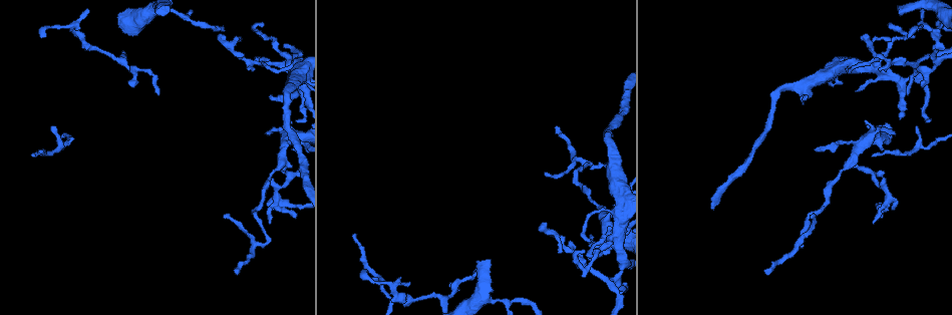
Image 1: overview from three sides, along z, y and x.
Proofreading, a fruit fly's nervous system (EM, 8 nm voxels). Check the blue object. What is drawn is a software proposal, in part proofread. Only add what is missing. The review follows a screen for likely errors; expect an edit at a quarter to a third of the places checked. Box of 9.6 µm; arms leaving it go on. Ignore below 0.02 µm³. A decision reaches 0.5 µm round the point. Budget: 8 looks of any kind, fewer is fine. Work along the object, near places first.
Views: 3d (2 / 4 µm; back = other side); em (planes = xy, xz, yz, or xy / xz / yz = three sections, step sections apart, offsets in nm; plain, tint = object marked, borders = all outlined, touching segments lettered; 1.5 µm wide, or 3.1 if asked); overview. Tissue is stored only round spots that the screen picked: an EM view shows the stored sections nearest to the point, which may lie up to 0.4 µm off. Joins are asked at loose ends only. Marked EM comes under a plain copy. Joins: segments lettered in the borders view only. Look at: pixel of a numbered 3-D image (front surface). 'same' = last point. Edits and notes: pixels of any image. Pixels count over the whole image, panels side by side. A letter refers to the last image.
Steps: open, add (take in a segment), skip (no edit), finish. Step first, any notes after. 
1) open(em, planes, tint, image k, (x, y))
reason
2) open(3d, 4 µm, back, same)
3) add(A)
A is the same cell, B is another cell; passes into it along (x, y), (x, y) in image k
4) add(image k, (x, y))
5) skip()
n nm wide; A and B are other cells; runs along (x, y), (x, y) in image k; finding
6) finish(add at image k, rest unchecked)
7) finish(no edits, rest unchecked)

open(3d, 2 µm, image 1, (298, 122))
free end

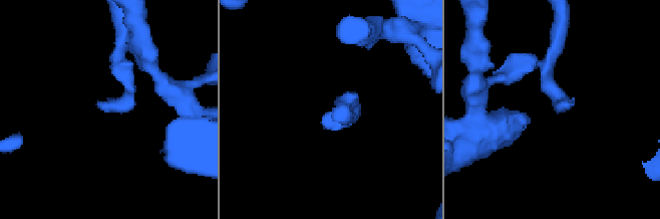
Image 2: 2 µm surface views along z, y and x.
open(em, xz, step 4, borders, image 2, (568, 106))
now the EM

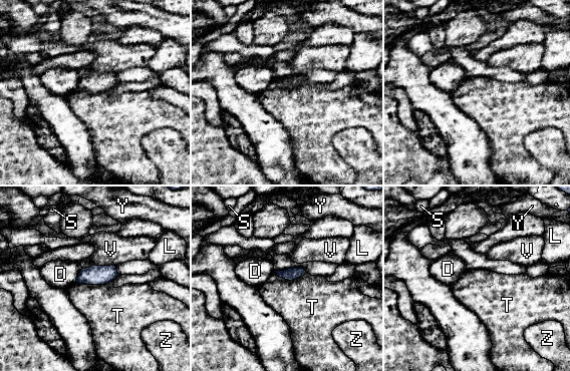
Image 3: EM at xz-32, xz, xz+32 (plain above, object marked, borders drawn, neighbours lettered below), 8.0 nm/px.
skip()
T touches over 320 nm; D, L, S, T, V, Y and Z are other cells; border along (114, 278), (102, 284), (75, 282) in image 3; none of them fits

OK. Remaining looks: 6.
open(3d, 2 µm, back, image 1, (223, 217))
an open end

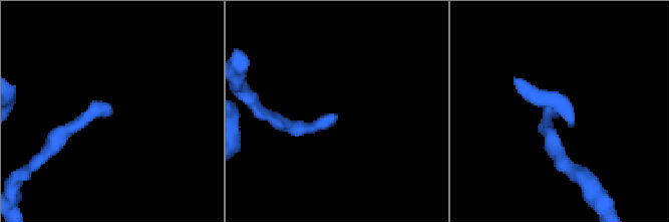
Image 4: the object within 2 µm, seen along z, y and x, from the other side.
open(em, xy, step 8, borders, image 4, (334, 114))
need the tissue

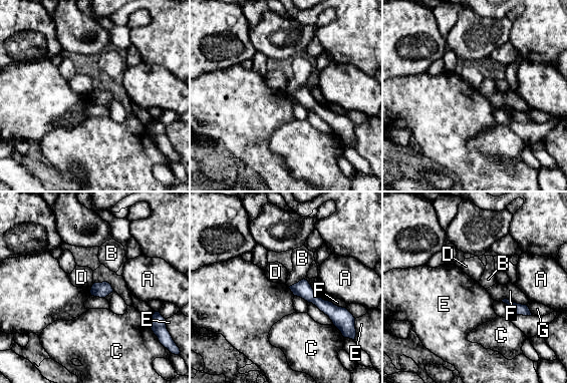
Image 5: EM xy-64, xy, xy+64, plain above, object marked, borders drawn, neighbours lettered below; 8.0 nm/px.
open(em, planes, borders, same)
another direction

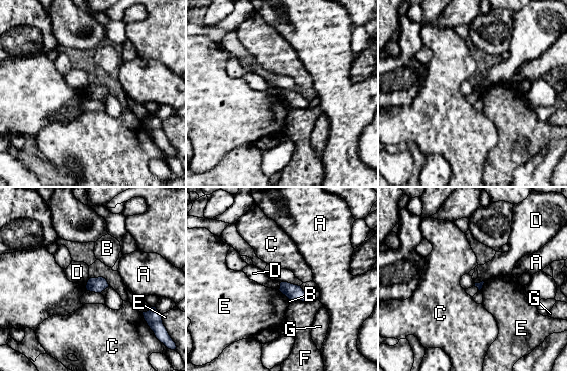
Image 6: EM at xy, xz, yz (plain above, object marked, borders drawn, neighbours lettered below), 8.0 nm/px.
skip()
A, B, C, D, E, F and G are other cells; border along (89, 279), (85, 286) in image 6; no lettered segment goes on from it

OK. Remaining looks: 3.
open(3d, 2 µm, image 1, (558, 126))
tapers out

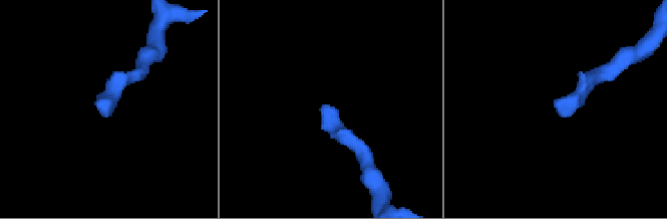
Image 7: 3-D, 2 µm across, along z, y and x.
open(em, planes, borders, image 7, (334, 109))
now the EM

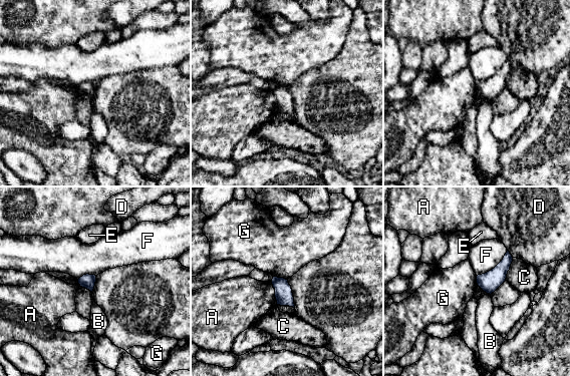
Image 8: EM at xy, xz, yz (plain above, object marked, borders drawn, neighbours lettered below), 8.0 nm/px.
skip()
A, B, C, D, E, F and G are other cells; border along (273, 276), (287, 280) in image 8; none of them fits

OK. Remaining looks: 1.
finish(no edits, rest unchecked)

